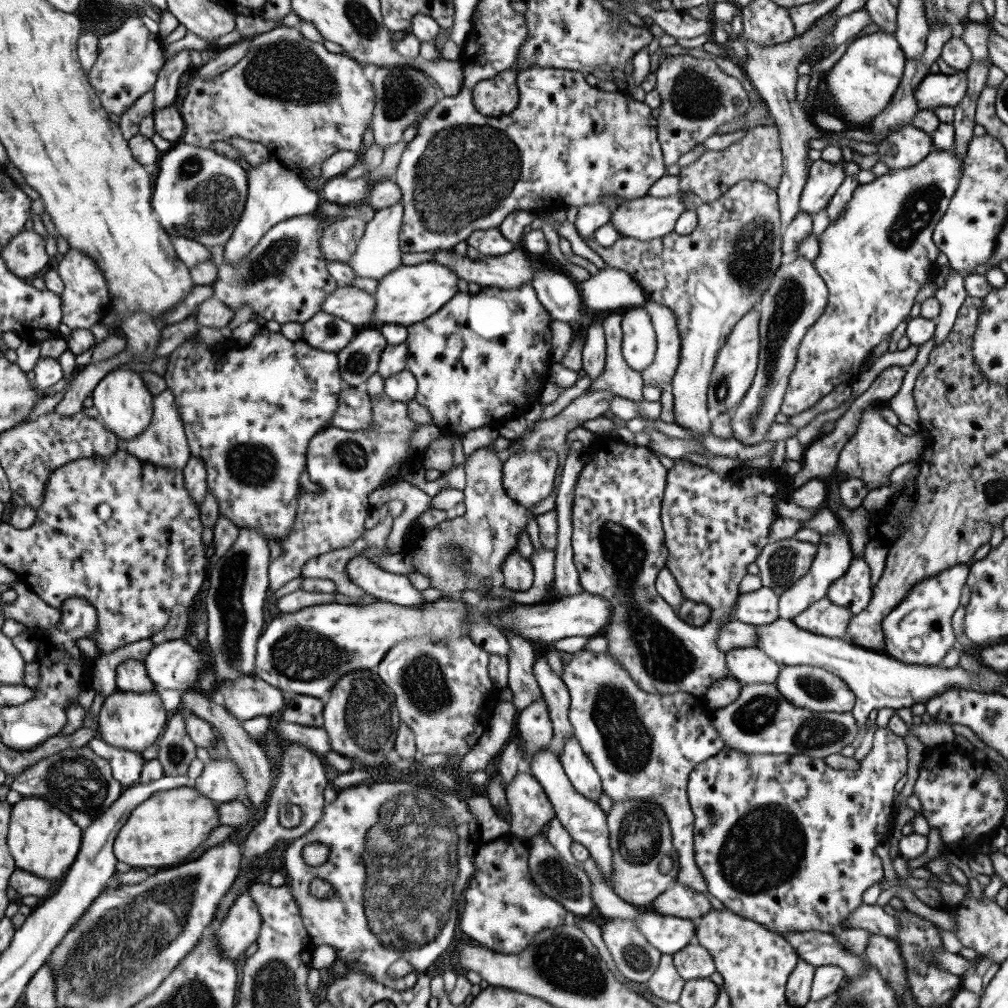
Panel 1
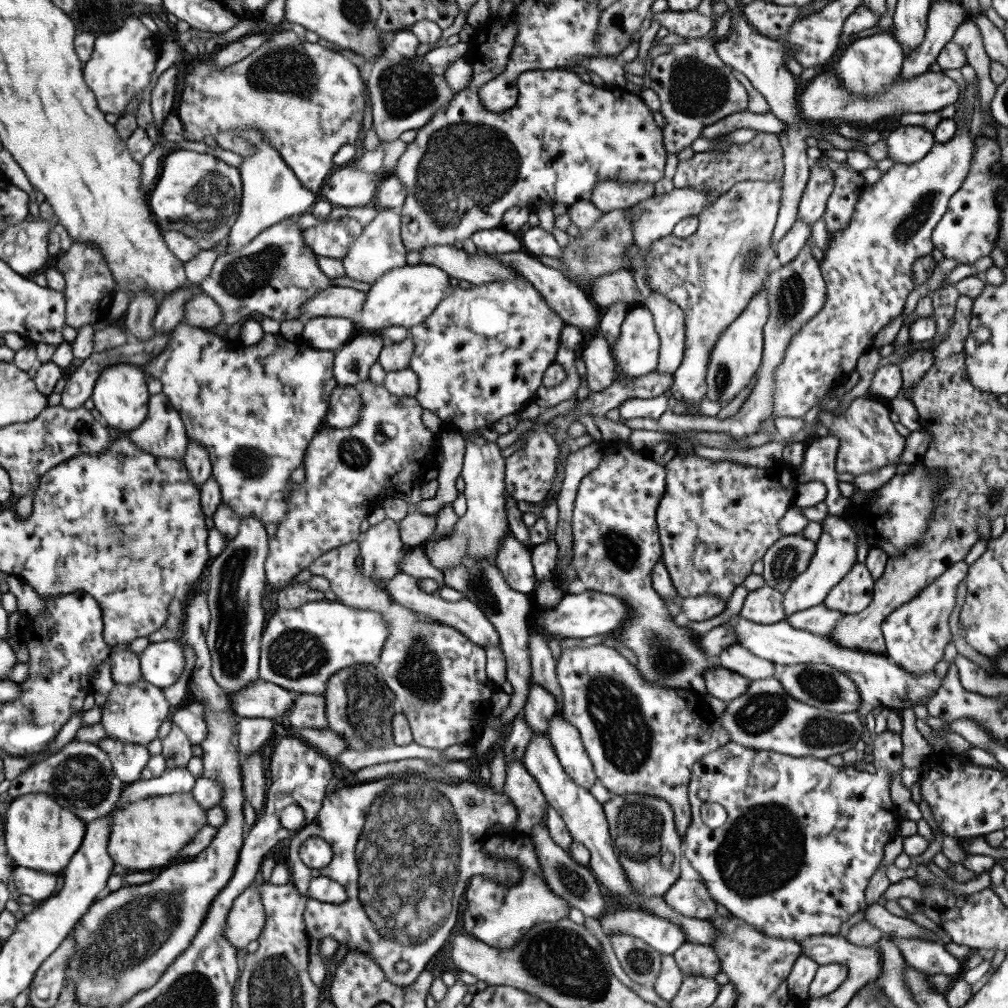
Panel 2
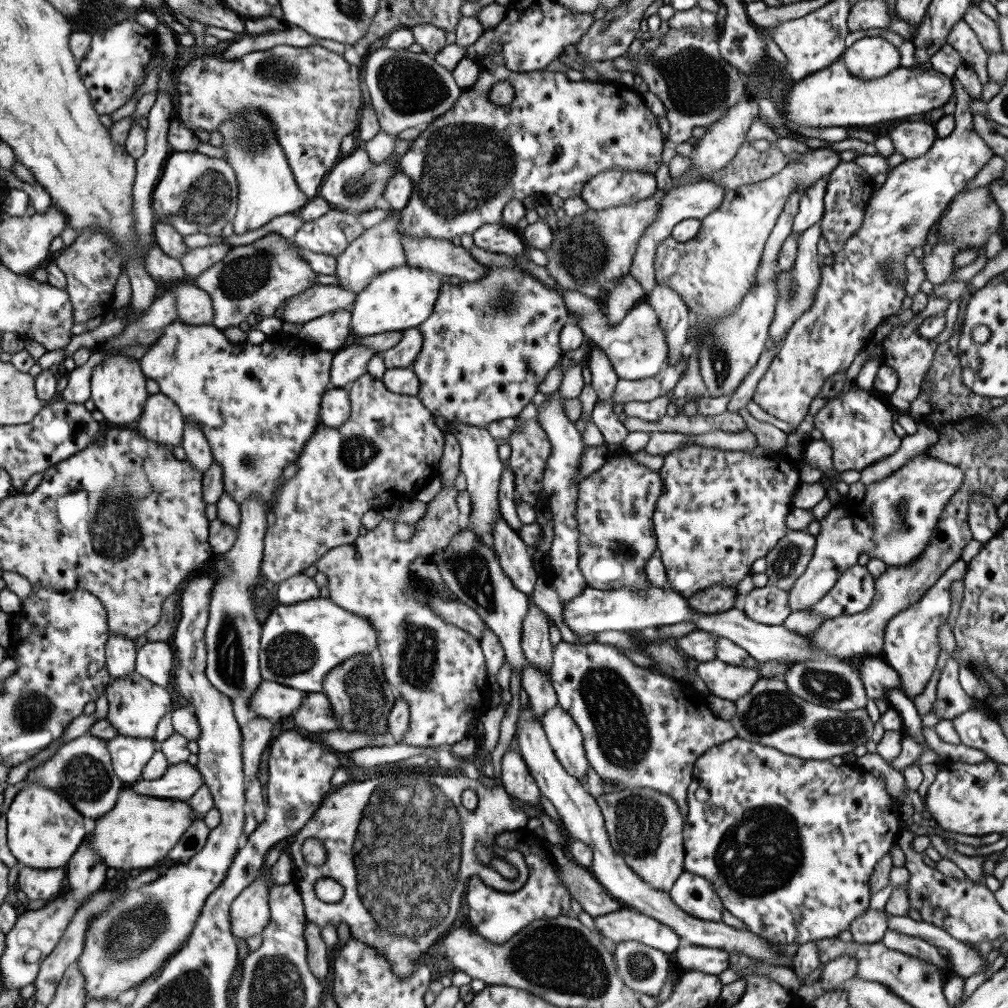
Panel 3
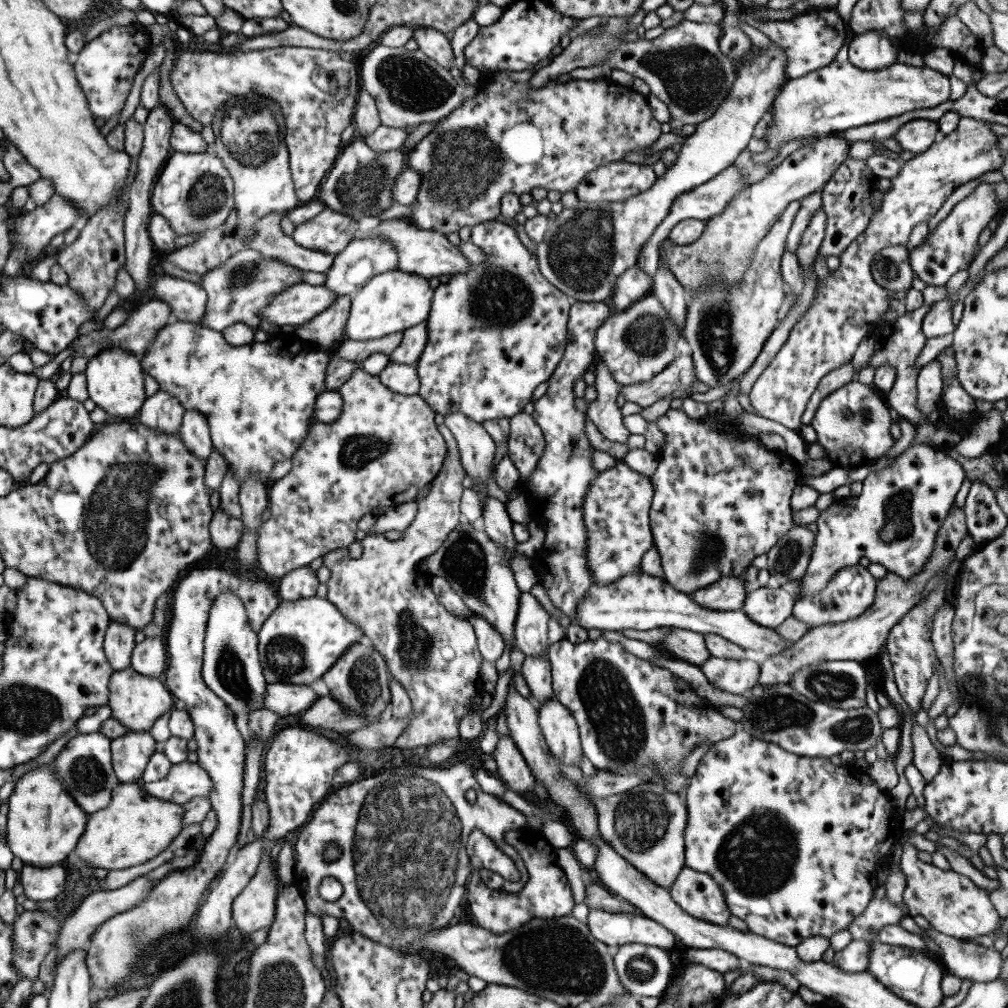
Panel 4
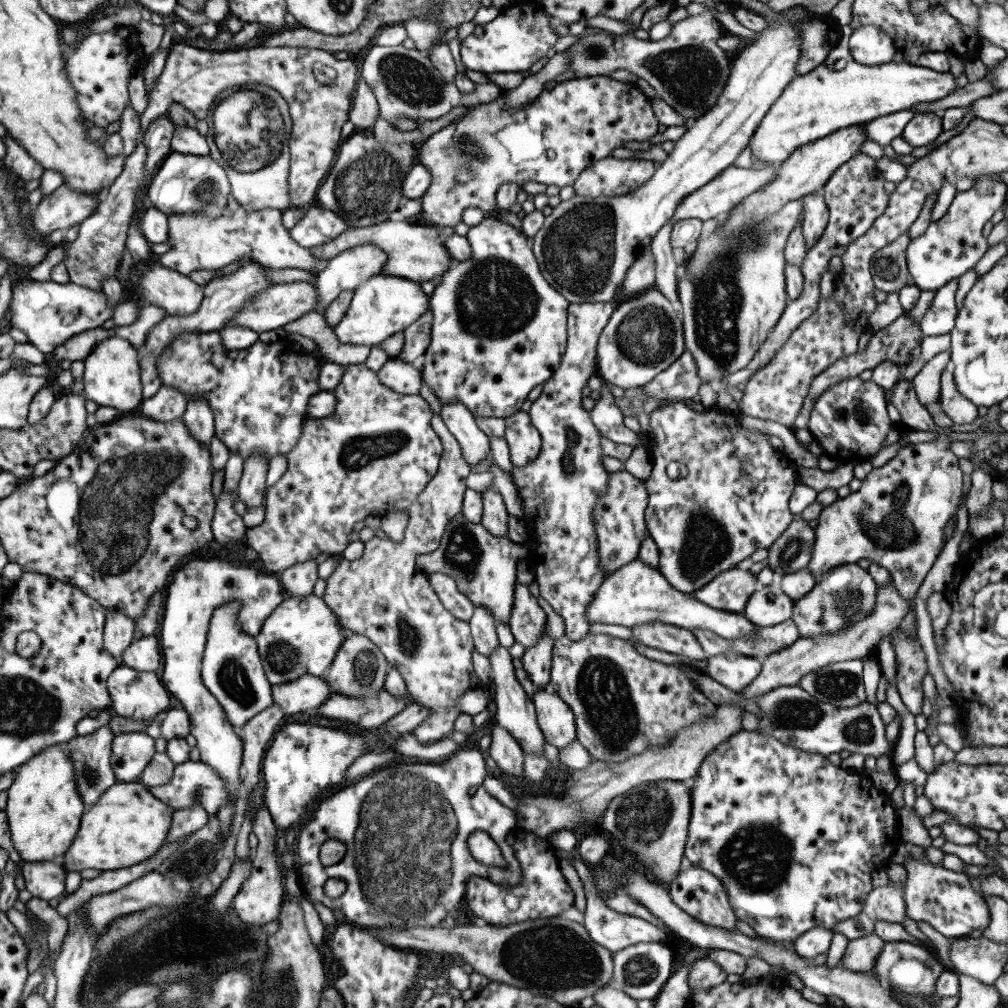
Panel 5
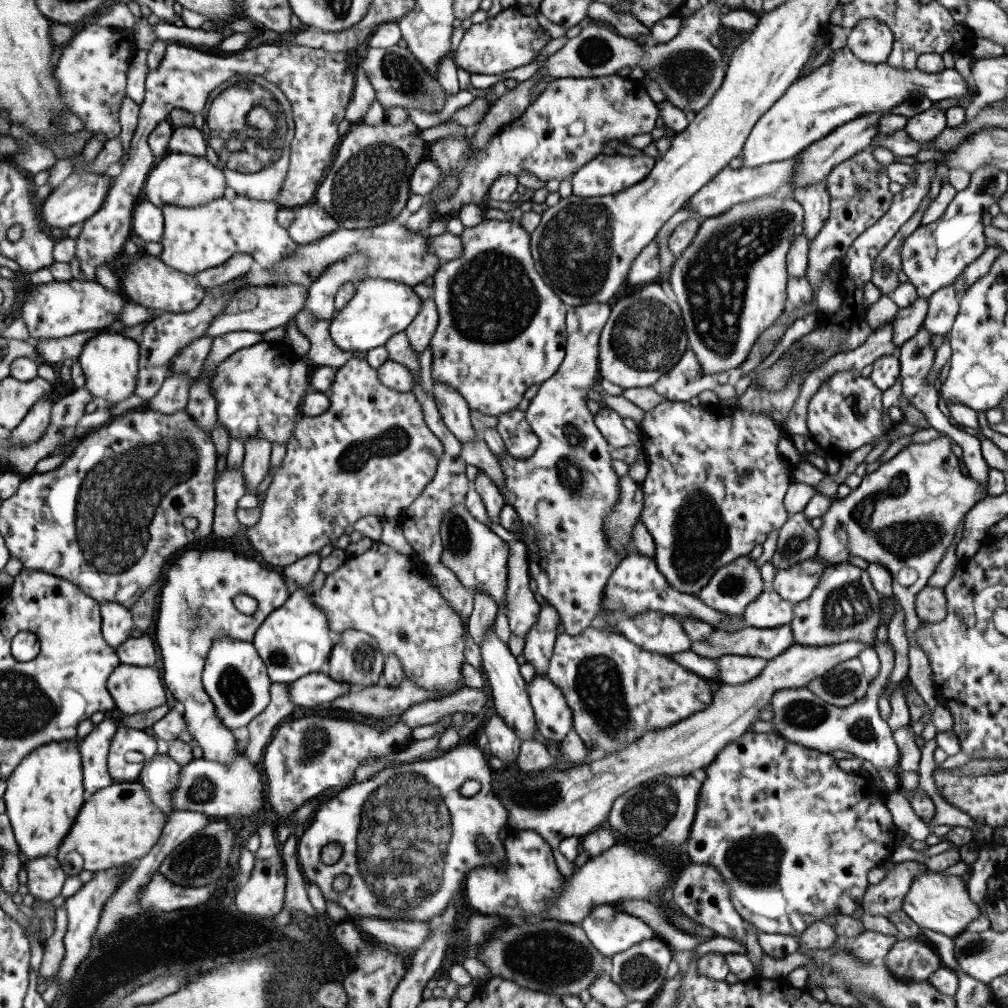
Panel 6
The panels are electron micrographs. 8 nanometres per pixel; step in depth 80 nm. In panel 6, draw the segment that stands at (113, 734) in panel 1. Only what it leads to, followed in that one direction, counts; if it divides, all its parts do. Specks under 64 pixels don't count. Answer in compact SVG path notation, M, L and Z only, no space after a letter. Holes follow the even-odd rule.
M119 665L108 680L116 708L125 715L139 714L165 704L159 668Z

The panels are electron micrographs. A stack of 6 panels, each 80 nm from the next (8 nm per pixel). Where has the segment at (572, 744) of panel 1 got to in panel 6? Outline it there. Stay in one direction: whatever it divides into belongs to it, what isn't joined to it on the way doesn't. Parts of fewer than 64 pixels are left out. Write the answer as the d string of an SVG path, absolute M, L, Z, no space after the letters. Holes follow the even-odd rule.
M535 674L527 687L536 730L546 740L560 743L572 729L572 712L561 691L541 674Z

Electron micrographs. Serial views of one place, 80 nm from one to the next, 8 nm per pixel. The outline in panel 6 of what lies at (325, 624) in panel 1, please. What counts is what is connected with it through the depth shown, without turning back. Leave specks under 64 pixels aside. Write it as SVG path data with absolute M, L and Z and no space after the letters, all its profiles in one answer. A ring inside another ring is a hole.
M297 589L278 609L265 617L250 643L263 661L270 682L290 683L304 674L319 673L321 664L326 662L337 641L336 637L329 630L325 613L314 605L309 594Z

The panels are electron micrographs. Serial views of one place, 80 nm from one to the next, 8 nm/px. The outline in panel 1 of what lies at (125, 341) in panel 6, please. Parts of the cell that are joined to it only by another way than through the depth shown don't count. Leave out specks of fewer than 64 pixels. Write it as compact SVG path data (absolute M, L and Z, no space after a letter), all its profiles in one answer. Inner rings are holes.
M119 367L113 370L95 388L92 398L99 412L99 418L106 427L119 436L121 441L132 440L144 432L153 417L153 397L148 391L147 384L137 372Z

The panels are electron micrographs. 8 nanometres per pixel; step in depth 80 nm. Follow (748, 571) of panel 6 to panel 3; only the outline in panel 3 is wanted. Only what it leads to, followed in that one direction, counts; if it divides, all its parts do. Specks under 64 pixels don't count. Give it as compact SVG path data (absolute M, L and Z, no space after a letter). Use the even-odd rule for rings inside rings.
M714 584L687 597L687 604L696 614L717 614L737 607L737 595L733 586Z

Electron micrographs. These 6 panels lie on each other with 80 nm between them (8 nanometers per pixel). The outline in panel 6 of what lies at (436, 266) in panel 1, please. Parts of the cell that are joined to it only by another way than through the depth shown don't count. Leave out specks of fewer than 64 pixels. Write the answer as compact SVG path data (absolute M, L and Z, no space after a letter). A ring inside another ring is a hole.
M363 278L355 283L354 295L329 322L329 338L333 346L343 352L355 352L363 357L369 350L384 346L385 342L403 331L419 313L421 299L413 287L379 278Z

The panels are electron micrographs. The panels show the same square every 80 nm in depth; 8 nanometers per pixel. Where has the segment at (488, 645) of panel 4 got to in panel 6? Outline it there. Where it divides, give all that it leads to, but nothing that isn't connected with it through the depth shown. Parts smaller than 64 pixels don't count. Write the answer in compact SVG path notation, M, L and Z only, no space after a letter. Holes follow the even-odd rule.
M483 591L474 592L472 611L466 619L466 630L475 644L482 643L484 632L493 624L496 610L496 602L493 602L487 593L483 593Z

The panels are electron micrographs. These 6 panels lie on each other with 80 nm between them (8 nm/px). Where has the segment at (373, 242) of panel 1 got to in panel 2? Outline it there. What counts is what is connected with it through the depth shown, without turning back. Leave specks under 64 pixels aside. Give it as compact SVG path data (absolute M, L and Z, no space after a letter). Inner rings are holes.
M378 209L377 215L362 228L361 234L349 245L347 254L341 258L344 276L370 284L388 270L405 265L407 253L400 239L399 209Z

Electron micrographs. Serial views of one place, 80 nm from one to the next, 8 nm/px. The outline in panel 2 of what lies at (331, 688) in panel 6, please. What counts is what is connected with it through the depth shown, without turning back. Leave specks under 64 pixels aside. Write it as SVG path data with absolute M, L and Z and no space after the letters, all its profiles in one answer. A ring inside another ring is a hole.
M259 678L227 695L233 714L242 718L273 719L287 711L293 702L291 690Z

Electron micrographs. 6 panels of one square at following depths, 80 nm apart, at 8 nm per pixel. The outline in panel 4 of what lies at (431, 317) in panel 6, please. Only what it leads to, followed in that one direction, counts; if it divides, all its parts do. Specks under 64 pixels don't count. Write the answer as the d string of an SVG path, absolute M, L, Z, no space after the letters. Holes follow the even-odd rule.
M425 321L403 330L401 336L400 344L388 355L389 363L414 365L427 342Z

